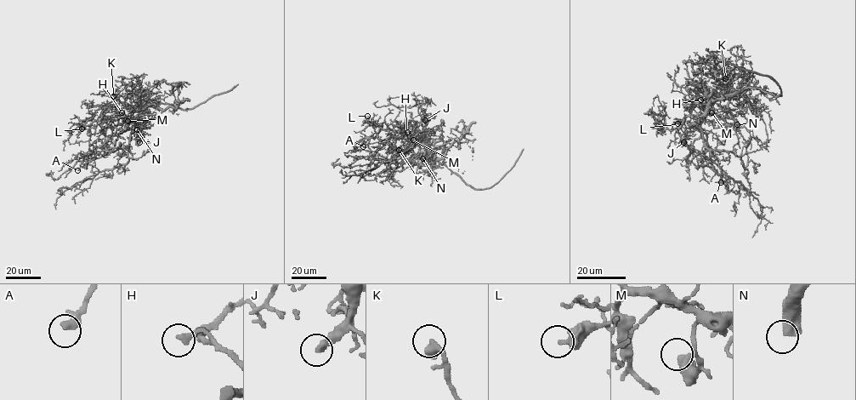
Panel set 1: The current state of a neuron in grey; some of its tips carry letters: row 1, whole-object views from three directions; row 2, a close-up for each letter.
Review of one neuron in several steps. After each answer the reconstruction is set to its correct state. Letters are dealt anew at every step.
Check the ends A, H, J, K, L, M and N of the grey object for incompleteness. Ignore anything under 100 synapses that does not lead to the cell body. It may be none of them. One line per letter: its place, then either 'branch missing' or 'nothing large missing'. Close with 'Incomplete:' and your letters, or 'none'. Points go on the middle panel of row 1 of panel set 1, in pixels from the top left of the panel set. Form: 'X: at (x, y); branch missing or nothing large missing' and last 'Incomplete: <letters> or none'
A: at (363, 146); nothing large missing
H: at (407, 132); nothing large missing
J: at (425, 120); branch missing
K: at (399, 150); nothing large missing
L: at (367, 116); nothing large missing
M: at (413, 140); nothing large missing
N: at (422, 158); branch missing
Incomplete: J, N

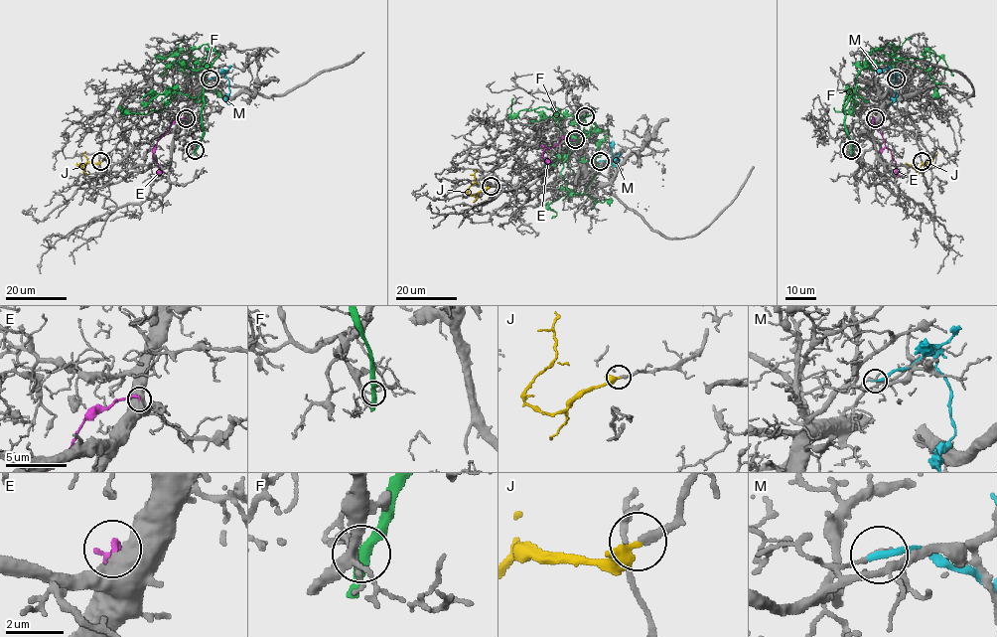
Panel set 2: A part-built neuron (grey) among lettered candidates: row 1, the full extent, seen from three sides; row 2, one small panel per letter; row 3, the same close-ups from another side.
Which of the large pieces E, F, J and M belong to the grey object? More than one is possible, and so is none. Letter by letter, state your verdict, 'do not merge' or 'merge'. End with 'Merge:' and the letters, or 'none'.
E: do not merge
F: do not merge
J: merge
M: do not merge
Merge: J

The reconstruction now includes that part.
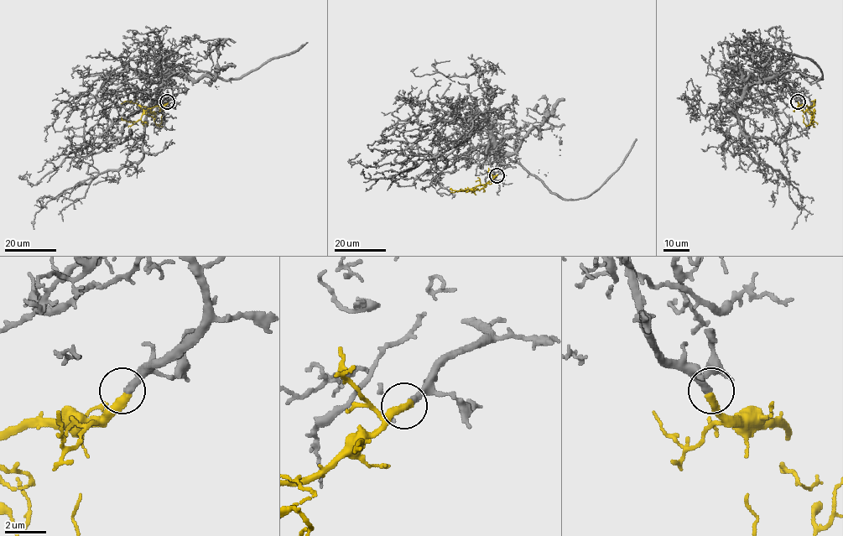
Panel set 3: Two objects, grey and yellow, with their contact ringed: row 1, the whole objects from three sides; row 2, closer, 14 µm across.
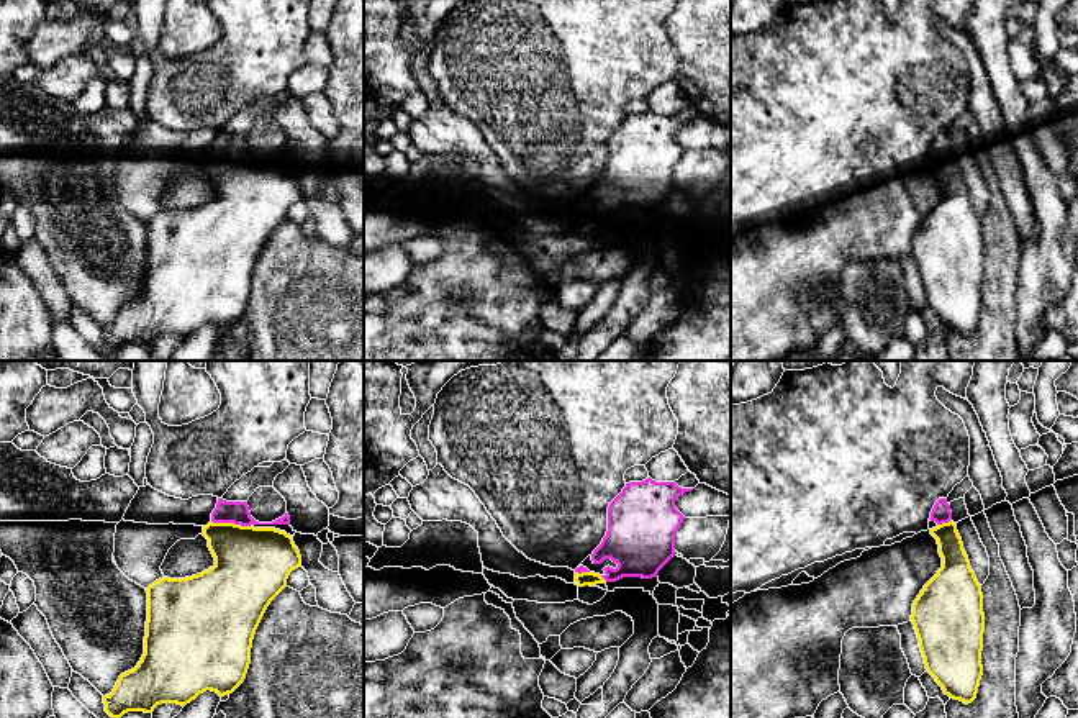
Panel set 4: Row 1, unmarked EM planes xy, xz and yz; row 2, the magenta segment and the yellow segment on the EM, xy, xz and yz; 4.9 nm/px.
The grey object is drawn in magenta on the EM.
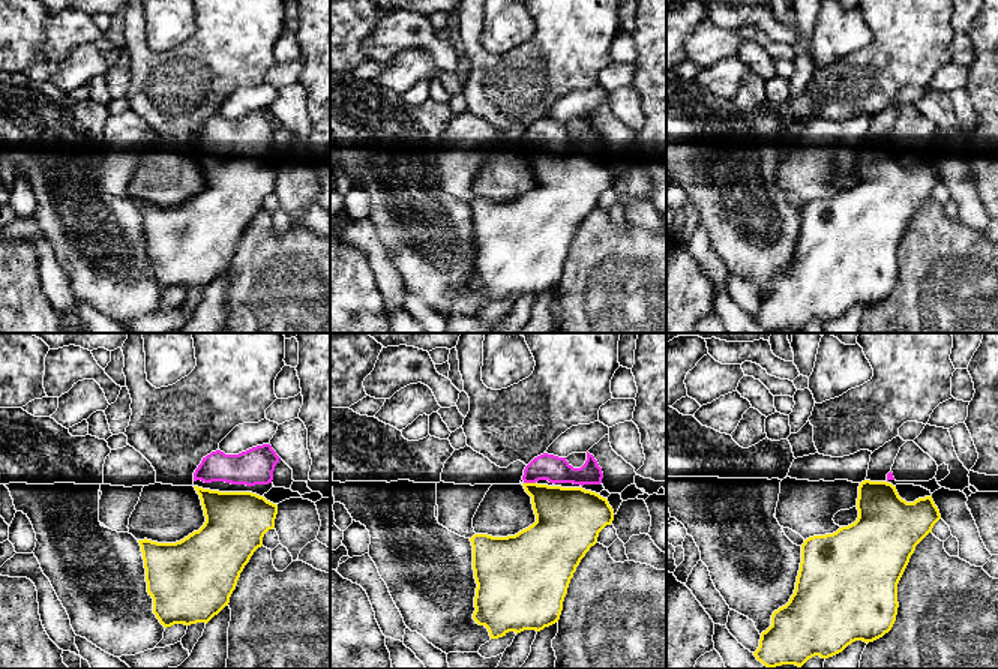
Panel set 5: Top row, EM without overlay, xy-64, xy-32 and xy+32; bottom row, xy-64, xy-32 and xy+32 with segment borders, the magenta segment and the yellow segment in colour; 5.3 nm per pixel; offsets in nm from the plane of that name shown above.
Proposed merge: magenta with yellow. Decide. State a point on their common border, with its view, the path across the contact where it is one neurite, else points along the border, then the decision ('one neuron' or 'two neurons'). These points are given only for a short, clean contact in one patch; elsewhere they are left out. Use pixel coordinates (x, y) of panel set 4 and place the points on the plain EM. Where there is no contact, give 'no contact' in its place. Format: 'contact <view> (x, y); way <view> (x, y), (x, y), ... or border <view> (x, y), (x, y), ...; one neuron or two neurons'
contact xy (231, 154); way xy (226, 145), (231, 154), (231, 172), (251, 200); one neuron

